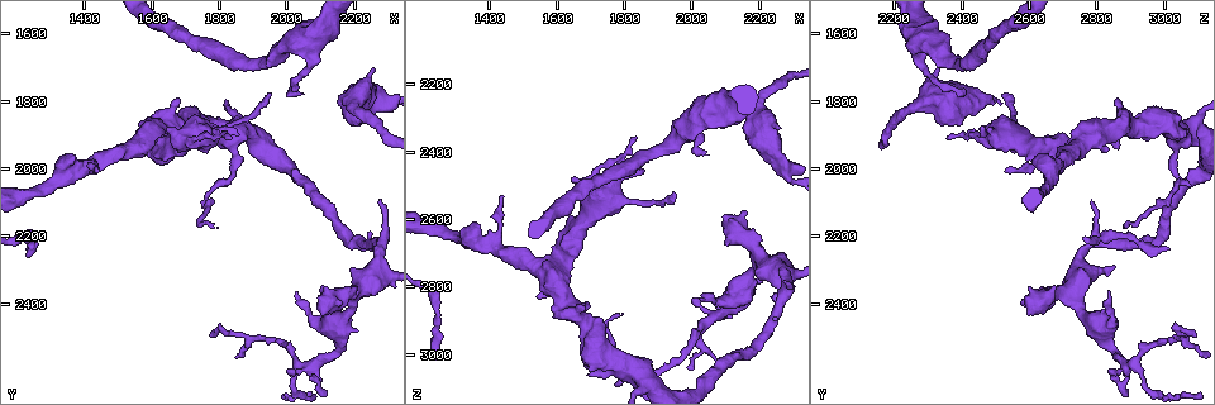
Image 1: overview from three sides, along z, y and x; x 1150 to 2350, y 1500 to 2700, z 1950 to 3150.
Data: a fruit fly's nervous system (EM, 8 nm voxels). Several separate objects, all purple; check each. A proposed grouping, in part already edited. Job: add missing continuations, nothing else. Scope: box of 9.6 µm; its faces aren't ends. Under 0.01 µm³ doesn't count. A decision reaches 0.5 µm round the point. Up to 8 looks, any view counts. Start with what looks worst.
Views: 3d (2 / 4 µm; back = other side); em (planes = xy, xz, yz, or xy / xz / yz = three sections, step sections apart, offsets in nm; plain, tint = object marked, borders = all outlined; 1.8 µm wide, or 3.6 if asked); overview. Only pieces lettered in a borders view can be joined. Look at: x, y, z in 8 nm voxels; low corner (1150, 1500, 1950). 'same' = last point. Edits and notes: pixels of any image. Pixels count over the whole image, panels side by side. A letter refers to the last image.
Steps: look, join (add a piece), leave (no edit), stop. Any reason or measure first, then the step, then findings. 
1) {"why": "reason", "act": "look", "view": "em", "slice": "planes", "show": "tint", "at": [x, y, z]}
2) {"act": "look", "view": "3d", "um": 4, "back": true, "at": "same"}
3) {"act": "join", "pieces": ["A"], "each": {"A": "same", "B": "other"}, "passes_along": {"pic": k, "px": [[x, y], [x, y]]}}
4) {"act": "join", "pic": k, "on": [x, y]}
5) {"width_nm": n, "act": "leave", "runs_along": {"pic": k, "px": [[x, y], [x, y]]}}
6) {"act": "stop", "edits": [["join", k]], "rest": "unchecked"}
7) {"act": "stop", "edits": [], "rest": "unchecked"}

{"why": "branch stops here", "act": "look", "view": "em", "slice": "yz", "step": 16, "show": "tint", "at": [1240, 2240, 3010]}

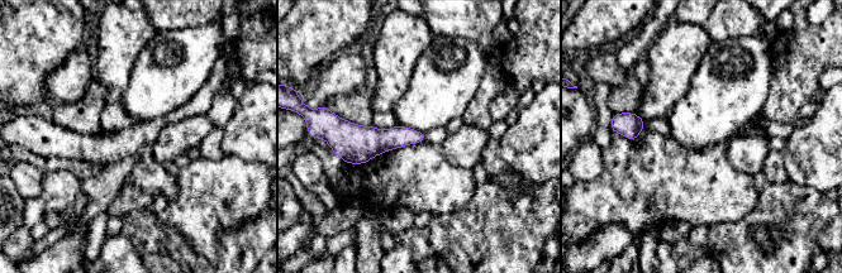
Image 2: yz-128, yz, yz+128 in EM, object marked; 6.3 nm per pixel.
{"why": "see the neighbours", "act": "look", "view": "em", "slice": "yz", "step": 16, "show": "borders", "at": "same"}

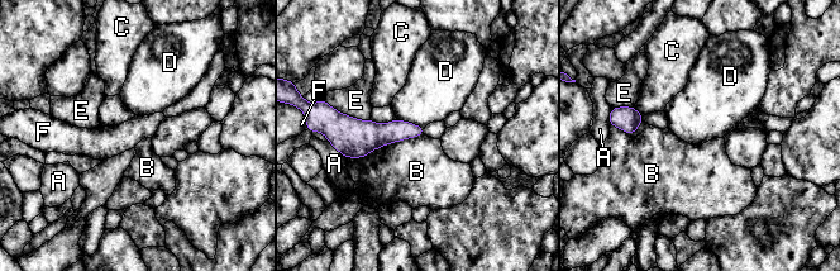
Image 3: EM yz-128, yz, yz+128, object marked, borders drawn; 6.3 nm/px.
{"act": "leave", "each": {"A": "other", "B": "other", "C": "other", "D": "other", "E": "other", "F": "other"}, "border": {"pic": 3, "px": [[424, 134], [347, 158]]}, "found": "no lettered piece goes on from it"}

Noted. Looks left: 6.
{"why": "branch stops here", "act": "look", "view": "3d", "um": 4, "at": [2260, 1710, 2330]}

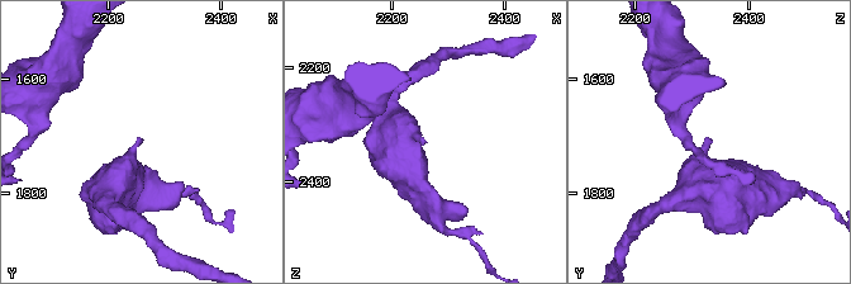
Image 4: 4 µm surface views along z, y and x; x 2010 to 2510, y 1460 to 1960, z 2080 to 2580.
{"why": "need the tissue", "act": "look", "view": "em", "um": 3.6, "slice": "planes", "show": "borders", "at": [2265, 1705, 2335]}

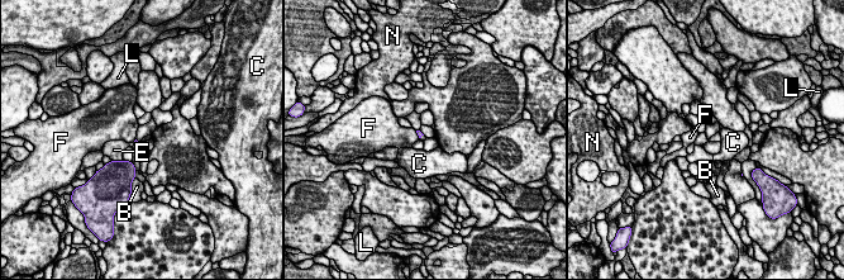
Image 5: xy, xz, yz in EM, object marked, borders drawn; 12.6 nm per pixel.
{"act": "leave", "each": {"B": "other", "C": "other", "E": "other", "F": "other", "L": "other", "N": "other"}, "border": {"pic": 5, "px": [[123, 159], [132, 162]]}, "found": "no lettered piece goes on from it"}

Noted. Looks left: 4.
{"why": "branch stops here", "act": "look", "view": "em", "slice": "planes", "show": "plain", "at": [2050, 1780, 2410]}

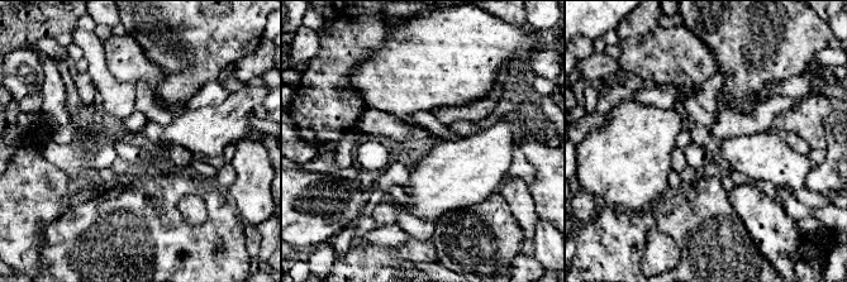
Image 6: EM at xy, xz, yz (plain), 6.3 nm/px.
{"why": "see the neighbours", "act": "look", "view": "em", "slice": "planes", "show": "borders", "at": "same"}

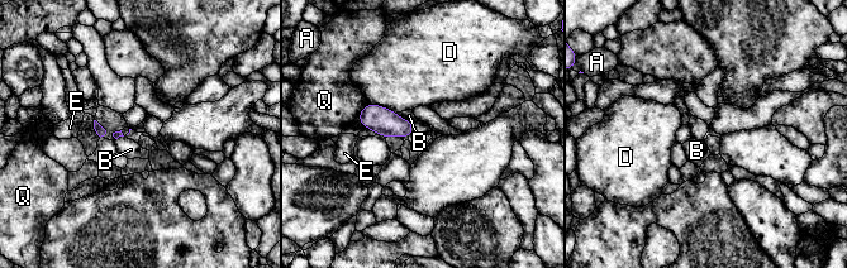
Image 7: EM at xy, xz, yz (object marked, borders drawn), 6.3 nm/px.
{"act": "leave", "each": {"A": "other", "B": "other", "D": "other", "E": "other", "Q": "other"}, "border": {"pic": 7, "px": [[395, 113], [413, 123]]}, "found": "none of them fits"}

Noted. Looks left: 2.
{"act": "stop", "edits": [], "rest": "unchecked"}

